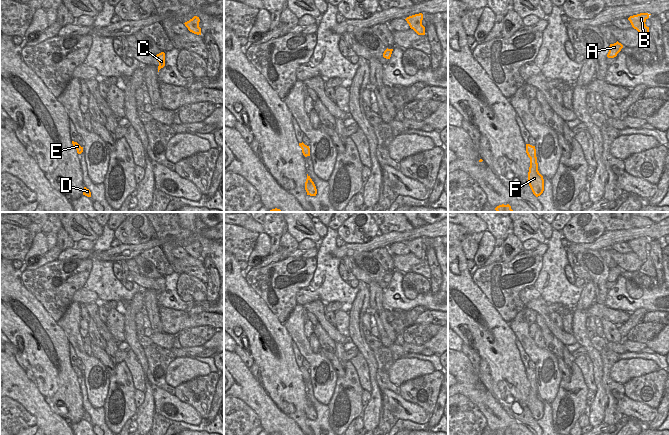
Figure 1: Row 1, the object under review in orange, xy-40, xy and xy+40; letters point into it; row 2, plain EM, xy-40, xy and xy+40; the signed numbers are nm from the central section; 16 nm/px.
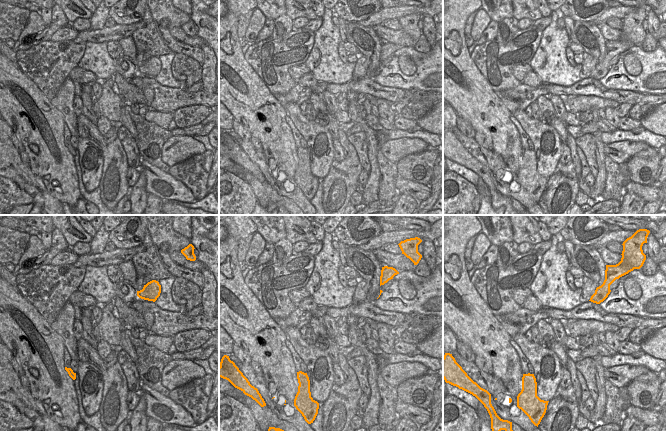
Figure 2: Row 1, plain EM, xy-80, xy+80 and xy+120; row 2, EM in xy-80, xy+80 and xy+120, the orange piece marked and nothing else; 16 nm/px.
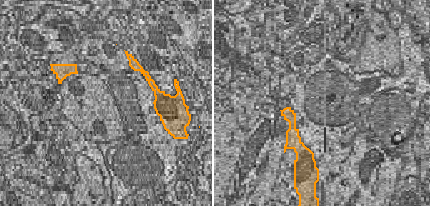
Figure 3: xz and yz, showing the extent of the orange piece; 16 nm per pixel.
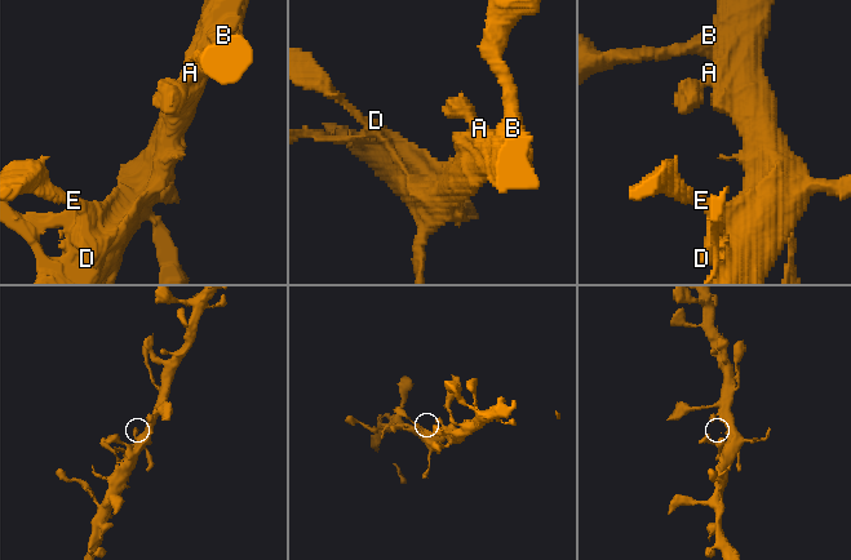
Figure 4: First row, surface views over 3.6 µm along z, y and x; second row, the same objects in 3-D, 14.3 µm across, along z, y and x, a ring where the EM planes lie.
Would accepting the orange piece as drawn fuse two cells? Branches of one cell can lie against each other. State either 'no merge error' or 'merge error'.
no merge error

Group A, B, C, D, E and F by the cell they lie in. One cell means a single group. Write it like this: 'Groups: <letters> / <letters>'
Groups: A B C D E F.

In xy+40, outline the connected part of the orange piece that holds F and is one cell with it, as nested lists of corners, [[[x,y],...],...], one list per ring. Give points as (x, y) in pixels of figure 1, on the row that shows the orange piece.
[[[526,144],[526,153],[530,158],[530,167],[528,172],[527,183],[529,184],[533,194],[536,197],[538,197],[544,191],[544,179],[543,176],[538,171],[538,163],[537,163],[535,146]]]

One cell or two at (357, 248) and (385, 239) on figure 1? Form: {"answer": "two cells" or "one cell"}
{"answer": "one cell"}

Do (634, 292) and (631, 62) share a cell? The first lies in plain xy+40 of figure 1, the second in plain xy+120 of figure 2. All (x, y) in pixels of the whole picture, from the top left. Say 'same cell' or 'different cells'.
same cell

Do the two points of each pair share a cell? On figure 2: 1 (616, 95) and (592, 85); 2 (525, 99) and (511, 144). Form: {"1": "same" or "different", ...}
{"1": "same", "2": "different"}

